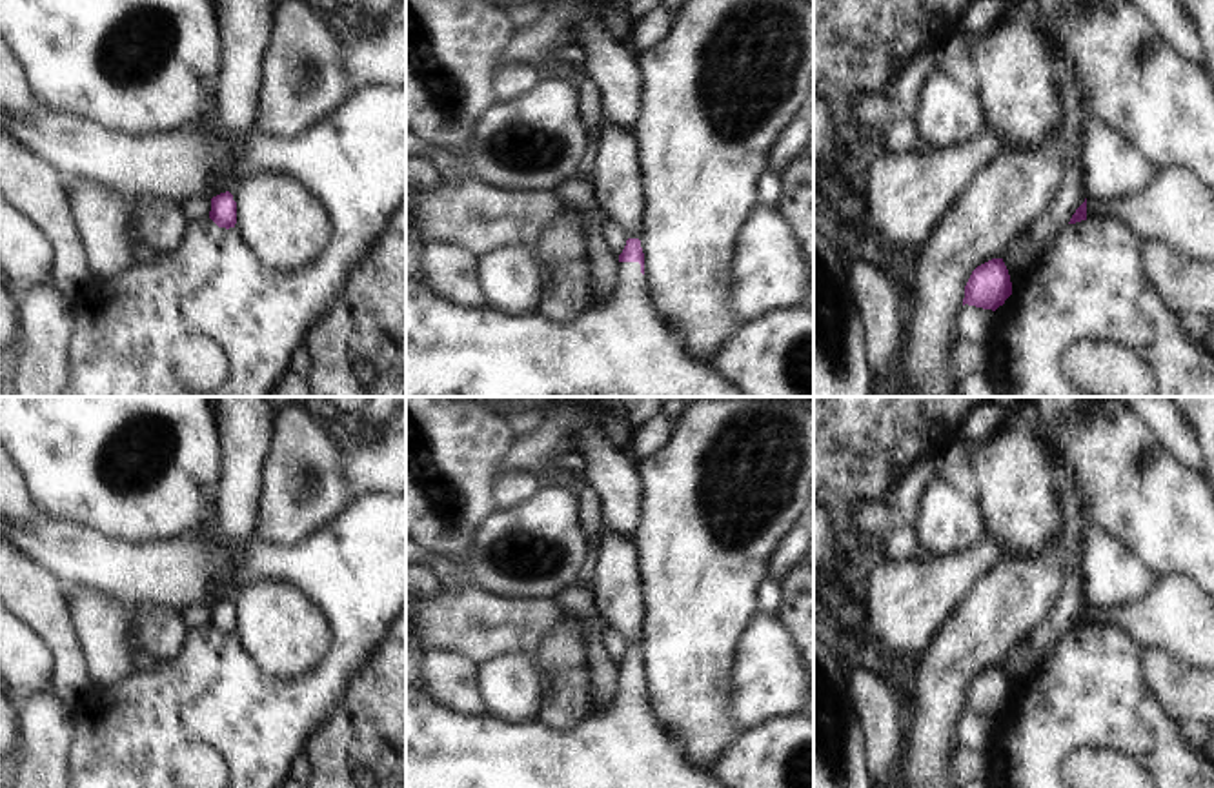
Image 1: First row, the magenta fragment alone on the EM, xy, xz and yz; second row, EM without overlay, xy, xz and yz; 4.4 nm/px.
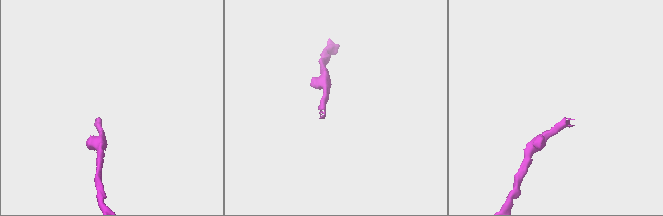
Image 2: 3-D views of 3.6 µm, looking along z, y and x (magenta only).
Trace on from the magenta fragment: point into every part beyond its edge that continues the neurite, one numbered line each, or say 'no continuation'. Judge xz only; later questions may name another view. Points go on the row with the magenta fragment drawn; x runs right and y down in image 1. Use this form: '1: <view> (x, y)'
1: xz (621, 348)

